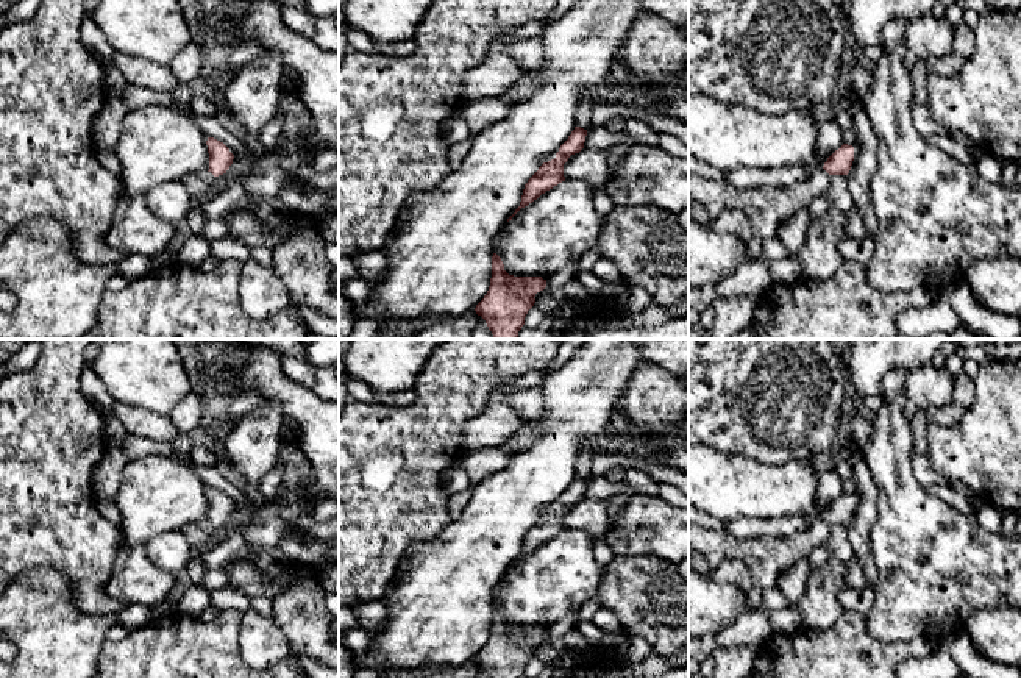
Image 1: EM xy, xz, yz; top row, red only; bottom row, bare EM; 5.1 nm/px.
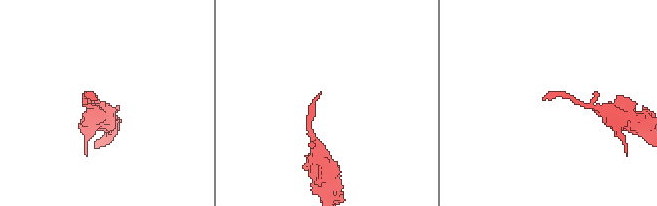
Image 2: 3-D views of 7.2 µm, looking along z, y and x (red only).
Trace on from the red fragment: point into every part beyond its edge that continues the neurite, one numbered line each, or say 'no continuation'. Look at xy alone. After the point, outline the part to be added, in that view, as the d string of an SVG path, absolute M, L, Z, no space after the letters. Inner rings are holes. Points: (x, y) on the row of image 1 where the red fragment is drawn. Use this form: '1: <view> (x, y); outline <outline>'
1: xy (197, 185); outline M211 172L189 173L181 178L181 183L189 191L192 200L201 198L211 187L214 175Z

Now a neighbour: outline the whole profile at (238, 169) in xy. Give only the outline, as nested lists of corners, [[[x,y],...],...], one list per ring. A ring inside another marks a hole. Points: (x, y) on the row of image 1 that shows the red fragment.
[[[234,156],[229,169],[223,175],[214,177],[214,181],[211,187],[206,191],[206,194],[201,198],[192,200],[190,208],[201,209],[203,202],[223,192],[231,180],[247,178],[247,177],[248,177],[248,166]]]

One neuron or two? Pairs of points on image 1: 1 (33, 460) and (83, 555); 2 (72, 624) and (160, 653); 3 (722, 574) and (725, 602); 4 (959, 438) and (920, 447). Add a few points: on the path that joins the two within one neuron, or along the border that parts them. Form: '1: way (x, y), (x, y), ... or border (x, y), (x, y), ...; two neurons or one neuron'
1: way (33, 483), (33, 500), (64, 531); one neuron
2: border (106, 639), (97, 661); two neurons
3: border (711, 575), (717, 581), (734, 585), (747, 594); two neurons
4: border (929, 425), (928, 450), (924, 453); two neurons

